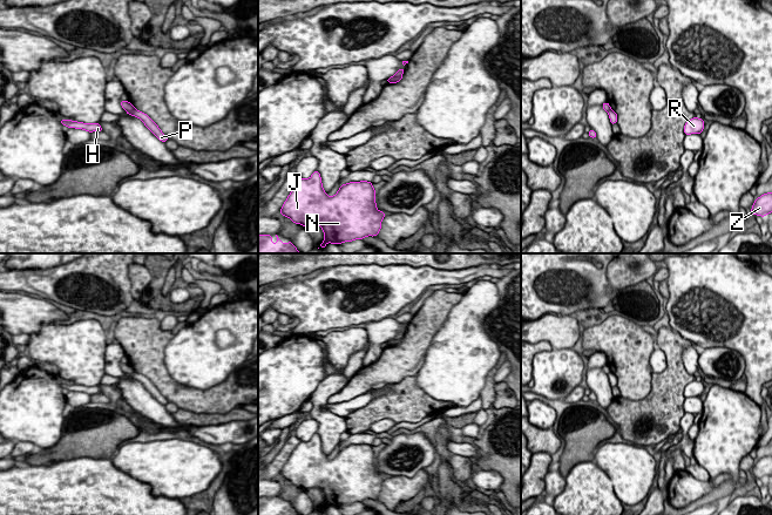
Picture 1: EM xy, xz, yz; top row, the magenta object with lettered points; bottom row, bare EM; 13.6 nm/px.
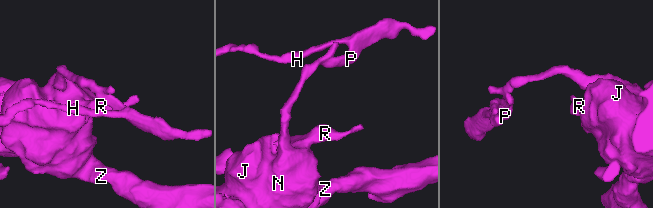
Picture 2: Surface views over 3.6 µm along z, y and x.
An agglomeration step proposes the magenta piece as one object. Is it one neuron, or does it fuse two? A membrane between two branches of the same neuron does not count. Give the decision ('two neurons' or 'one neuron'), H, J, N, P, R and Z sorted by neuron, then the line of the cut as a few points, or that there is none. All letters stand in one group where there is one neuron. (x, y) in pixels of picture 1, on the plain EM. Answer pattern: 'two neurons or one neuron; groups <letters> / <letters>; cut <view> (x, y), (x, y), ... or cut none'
two neurons; groups H P / J N R Z; cut xy (135, 372), (127, 374)

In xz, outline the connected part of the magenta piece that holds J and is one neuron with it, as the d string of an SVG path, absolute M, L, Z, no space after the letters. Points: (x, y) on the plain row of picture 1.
M316 433L310 441L300 441L294 448L280 472L280 477L289 480L296 487L304 488L305 492L310 488L319 488L325 501L319 510L326 510L327 506L339 508L367 499L377 499L386 476L377 472L375 453L372 445L343 447L334 459L329 460L323 452L320 436Z

